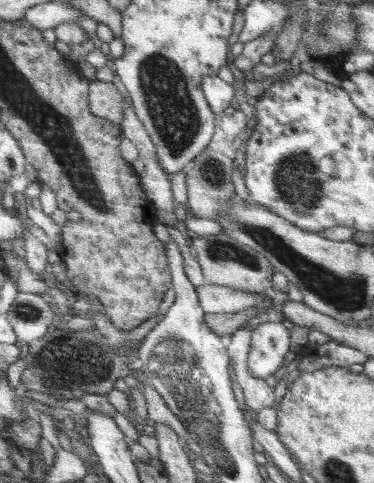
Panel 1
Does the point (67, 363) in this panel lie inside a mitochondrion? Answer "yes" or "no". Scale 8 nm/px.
yes

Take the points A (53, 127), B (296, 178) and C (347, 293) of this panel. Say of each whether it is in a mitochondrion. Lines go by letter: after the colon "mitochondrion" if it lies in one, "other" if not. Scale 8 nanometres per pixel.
A: mitochondrion
B: mitochondrion
C: mitochondrion

